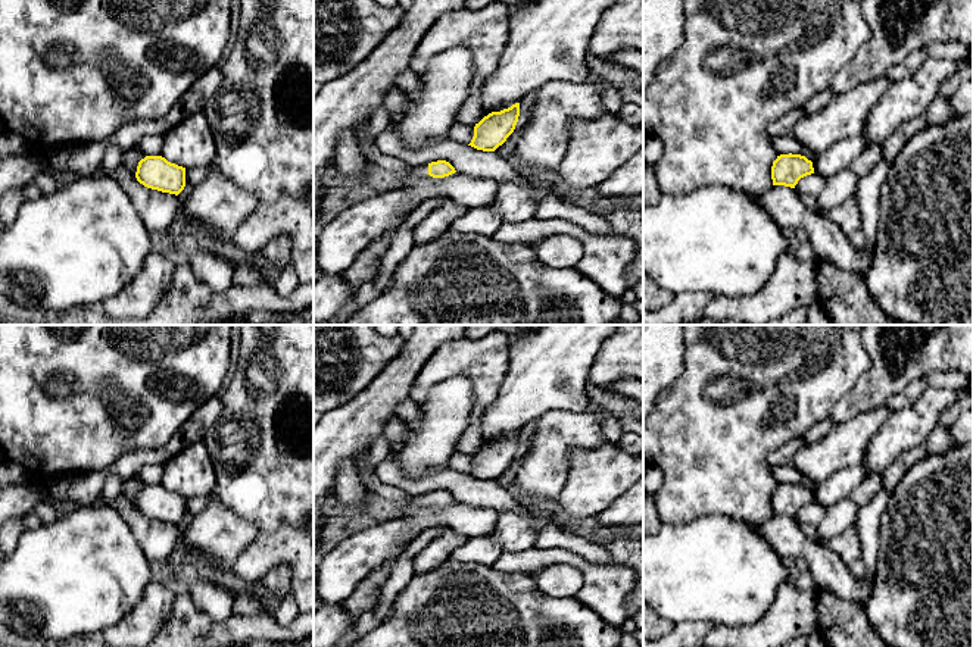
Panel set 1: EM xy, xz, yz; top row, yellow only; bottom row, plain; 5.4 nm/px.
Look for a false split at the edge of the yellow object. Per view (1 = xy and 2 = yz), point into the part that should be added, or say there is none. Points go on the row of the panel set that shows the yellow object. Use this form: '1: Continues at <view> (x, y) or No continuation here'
1: No continuation here
2: No continuation here

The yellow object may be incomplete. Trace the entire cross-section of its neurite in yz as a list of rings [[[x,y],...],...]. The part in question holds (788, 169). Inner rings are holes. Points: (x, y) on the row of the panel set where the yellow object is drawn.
[[[780,154],[771,166],[773,185],[795,188],[801,178],[811,174],[814,174],[813,162],[801,154]]]

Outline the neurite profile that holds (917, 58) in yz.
[[[914,50],[904,62],[908,74],[917,72],[927,59],[926,50]]]

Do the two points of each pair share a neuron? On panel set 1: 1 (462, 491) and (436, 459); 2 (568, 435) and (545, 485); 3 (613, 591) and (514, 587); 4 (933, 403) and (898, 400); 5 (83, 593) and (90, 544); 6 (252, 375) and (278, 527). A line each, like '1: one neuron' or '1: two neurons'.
1: two neurons
2: one neuron
3: two neurons
4: two neurons
5: one neuron
6: one neuron

